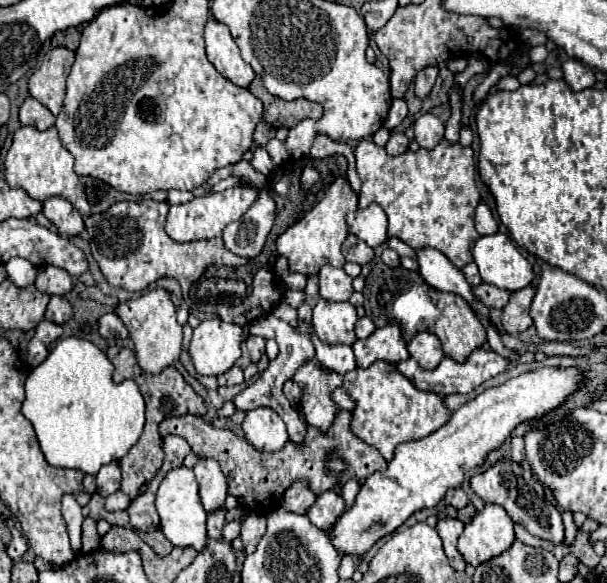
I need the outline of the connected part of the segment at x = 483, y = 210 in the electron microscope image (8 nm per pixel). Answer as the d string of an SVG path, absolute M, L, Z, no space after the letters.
M479 202L477 204L477 214L475 214L475 226L477 226L477 232L483 236L483 234L495 234L497 232L497 222L489 210L489 206L485 202Z

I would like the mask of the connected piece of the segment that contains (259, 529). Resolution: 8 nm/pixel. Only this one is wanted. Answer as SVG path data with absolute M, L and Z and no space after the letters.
M249 514L241 522L241 540L245 544L245 552L247 554L255 552L255 546L259 544L263 534L265 534L265 516L261 516L261 514Z

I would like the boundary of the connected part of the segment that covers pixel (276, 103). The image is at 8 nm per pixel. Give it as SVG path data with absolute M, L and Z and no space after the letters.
M255 76L255 80L249 84L249 92L263 102L263 106L265 106L263 120L267 124L271 124L273 128L281 128L281 126L293 128L305 118L319 120L323 116L323 108L319 104L315 104L315 102L305 100L305 98L297 98L297 100L287 102L287 100L281 100L277 96L271 96L265 90L259 76Z

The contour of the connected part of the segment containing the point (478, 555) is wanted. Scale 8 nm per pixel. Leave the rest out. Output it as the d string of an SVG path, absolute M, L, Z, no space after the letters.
M487 504L471 522L465 524L457 548L467 564L479 566L481 562L509 550L513 542L513 520L505 508L499 504Z

